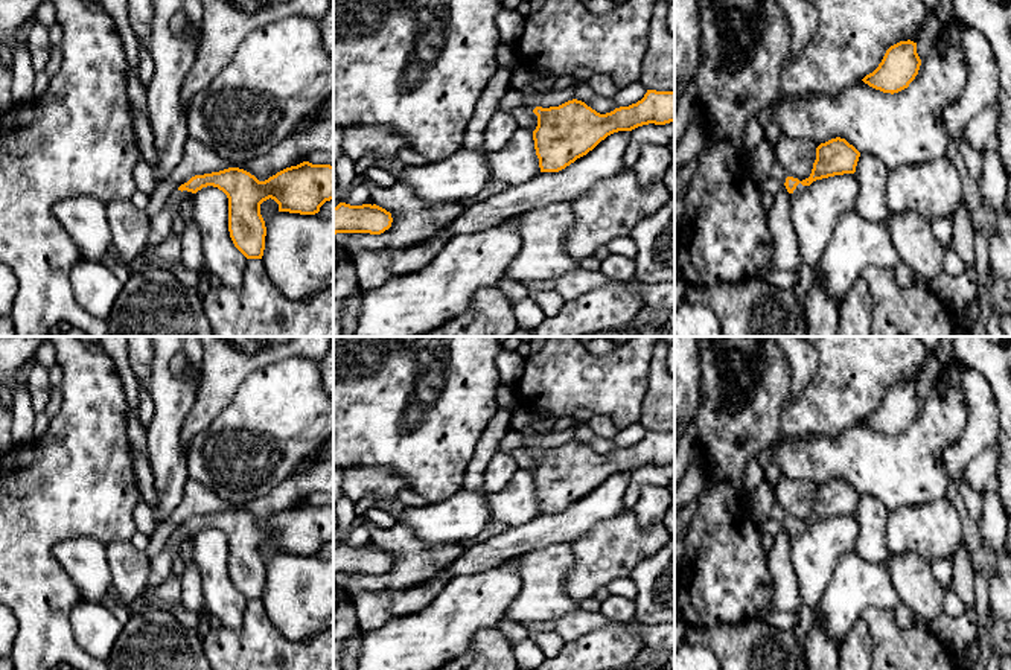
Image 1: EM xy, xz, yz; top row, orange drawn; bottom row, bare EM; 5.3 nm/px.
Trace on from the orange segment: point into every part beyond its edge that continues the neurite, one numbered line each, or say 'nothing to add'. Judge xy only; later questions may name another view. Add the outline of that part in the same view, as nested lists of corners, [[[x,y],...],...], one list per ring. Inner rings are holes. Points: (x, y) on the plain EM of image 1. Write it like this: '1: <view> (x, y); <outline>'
1: xy (162, 565); [[[178,527],[180,528],[180,527]],[[175,530],[161,553],[152,559],[149,571],[149,585],[157,586],[169,579],[172,574],[174,557],[180,553],[180,545],[184,539],[192,539],[195,534]]]

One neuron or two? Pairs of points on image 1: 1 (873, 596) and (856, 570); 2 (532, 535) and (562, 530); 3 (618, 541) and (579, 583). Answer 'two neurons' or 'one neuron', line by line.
1: one neuron
2: one neuron
3: one neuron

